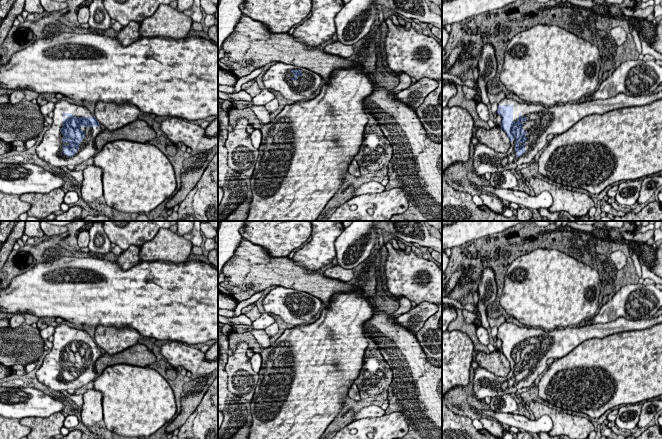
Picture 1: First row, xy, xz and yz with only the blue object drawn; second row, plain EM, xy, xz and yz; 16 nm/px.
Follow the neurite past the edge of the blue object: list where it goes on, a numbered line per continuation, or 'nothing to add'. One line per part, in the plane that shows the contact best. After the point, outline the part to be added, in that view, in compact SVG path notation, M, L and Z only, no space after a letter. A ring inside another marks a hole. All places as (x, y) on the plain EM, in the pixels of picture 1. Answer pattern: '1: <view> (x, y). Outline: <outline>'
1: xy (50, 374). Outline: M62 323L55 326L53 336L53 347L36 371L38 381L54 391L77 390L94 381L97 377L94 364L102 355L101 351L80 351L85 356L85 362L79 367L79 374L72 381L63 378L63 370L70 369L70 367L64 367L61 358L64 337L72 337L73 341L93 341L90 334L85 330Z

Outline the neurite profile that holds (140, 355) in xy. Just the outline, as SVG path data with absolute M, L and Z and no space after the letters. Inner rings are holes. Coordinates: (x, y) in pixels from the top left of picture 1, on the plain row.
M135 344L117 354L101 355L94 364L97 375L100 375L107 367L116 364L128 364L138 367L149 367L156 362L156 356L143 344Z

